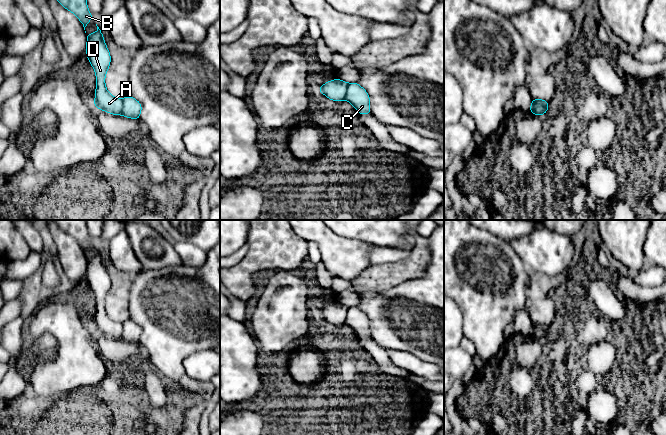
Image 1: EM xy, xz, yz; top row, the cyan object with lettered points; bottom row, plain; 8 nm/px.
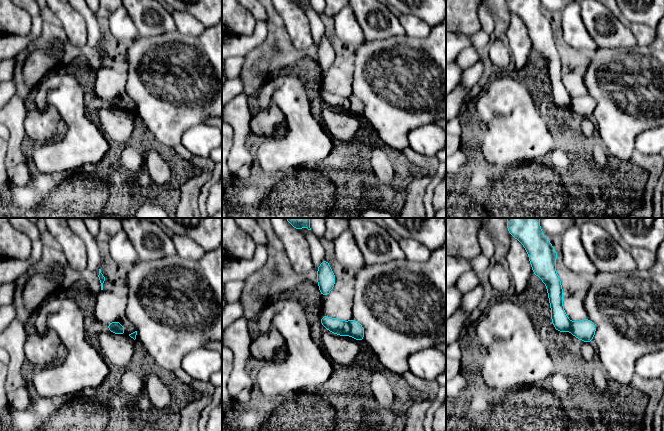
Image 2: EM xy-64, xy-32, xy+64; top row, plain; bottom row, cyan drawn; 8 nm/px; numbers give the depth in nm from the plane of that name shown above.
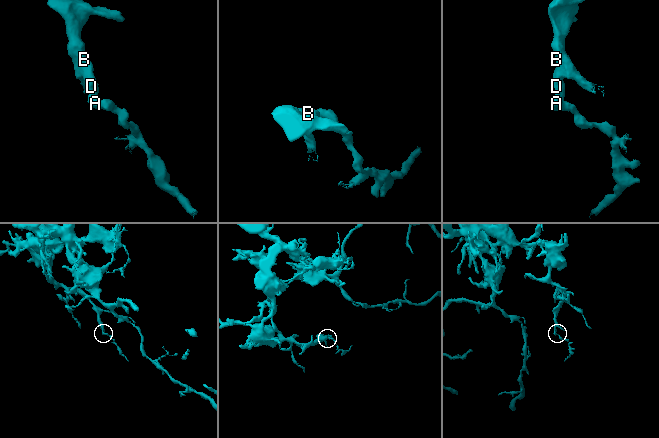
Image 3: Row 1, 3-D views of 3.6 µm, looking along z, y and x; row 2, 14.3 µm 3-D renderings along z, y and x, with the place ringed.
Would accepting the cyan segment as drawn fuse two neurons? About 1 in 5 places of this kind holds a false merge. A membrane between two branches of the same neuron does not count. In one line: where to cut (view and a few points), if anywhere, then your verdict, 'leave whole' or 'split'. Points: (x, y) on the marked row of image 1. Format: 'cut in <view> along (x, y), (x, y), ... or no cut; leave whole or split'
cut in xy along (122, 99), (122, 112), (120, 114); split

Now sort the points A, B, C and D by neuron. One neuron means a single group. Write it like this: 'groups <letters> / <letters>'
groups A B D / C

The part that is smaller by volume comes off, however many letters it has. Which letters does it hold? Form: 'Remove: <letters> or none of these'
Remove: C

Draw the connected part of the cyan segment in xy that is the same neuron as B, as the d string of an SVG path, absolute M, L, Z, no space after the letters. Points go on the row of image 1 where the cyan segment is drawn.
M57 0L68 11L74 13L82 23L84 30L94 17L88 10L86 0Z

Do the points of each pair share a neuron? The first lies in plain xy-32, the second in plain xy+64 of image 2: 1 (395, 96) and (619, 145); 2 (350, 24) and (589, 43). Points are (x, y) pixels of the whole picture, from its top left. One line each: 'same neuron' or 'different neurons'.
1: same neuron
2: same neuron

